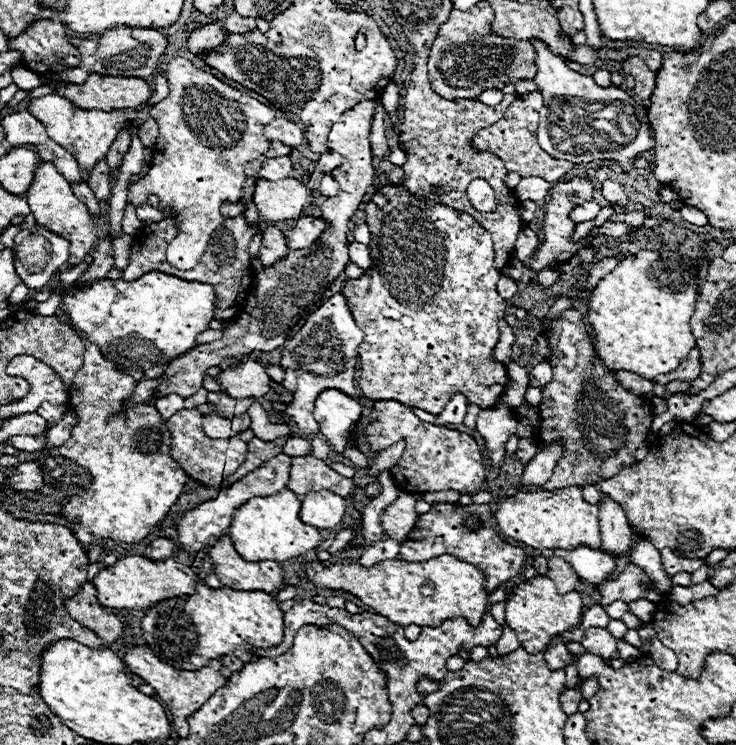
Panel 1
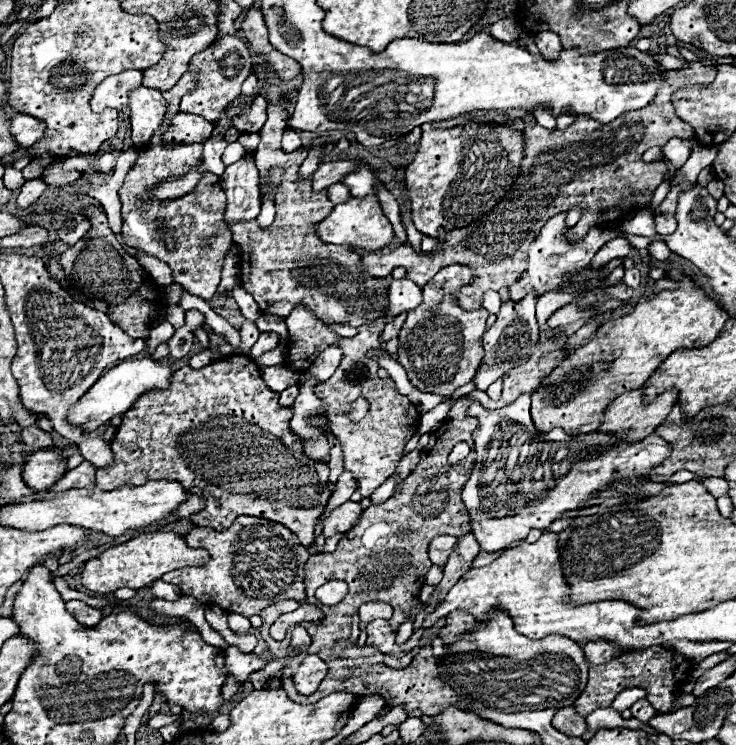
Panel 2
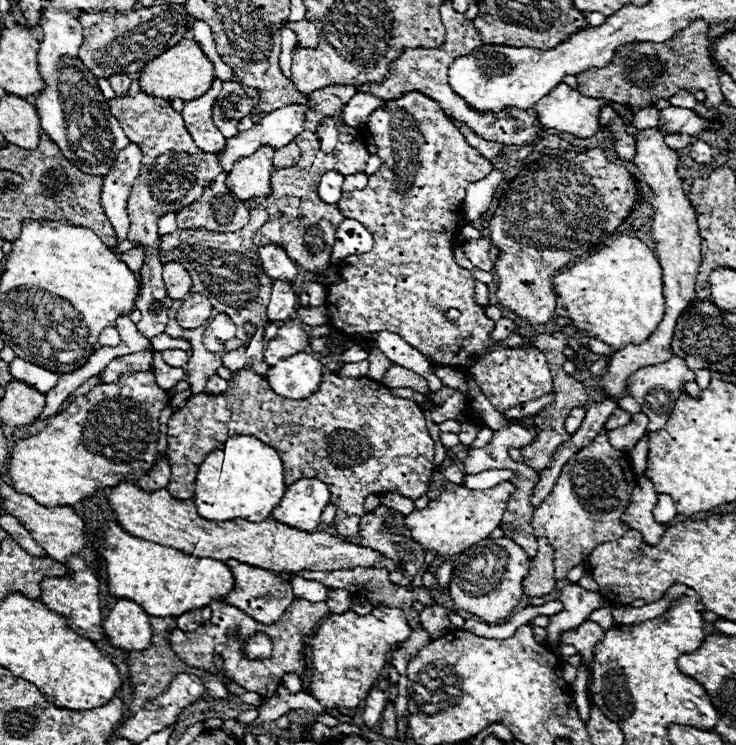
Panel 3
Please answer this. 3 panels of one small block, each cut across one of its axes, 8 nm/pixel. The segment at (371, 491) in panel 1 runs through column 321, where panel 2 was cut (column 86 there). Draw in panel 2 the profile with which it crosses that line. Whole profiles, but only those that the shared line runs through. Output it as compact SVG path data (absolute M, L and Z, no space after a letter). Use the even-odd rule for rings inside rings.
M84 460L78 468L68 470L68 472L64 474L62 482L57 482L49 491L56 494L56 492L64 492L64 490L74 488L92 490L96 486L96 471L97 468L92 462Z

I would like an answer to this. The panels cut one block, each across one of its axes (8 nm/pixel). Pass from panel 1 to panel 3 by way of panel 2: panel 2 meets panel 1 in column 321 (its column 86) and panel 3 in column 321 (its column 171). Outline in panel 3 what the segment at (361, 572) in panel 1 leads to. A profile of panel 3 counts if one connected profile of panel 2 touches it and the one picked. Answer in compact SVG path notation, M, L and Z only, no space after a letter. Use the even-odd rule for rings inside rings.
M120 482L120 486L112 488L108 494L108 502L112 506L112 510L118 516L118 522L124 530L128 530L128 534L136 534L138 538L148 538L148 542L160 542L162 546L172 546L174 550L180 550L184 554L192 554L196 558L214 558L214 560L238 560L256 568L264 568L264 570L272 570L272 572L300 572L300 570L352 570L356 566L368 566L368 568L384 568L388 572L396 570L396 562L392 562L390 558L386 558L384 554L352 544L344 538L336 538L328 532L302 532L296 528L290 528L286 524L274 522L274 520L266 520L266 522L246 522L246 520L226 520L226 522L210 522L204 520L202 516L198 516L196 506L192 500L176 500L168 494L168 490L158 490L154 494L140 490L136 484L132 482Z

